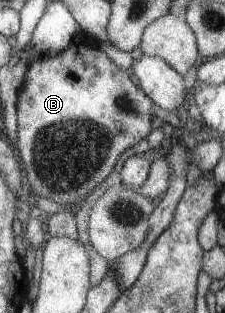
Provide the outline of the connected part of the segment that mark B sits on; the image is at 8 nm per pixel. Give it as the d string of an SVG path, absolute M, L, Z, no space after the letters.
M76 35L70 45L62 53L58 53L58 55L49 55L48 57L36 59L33 65L30 66L30 69L28 69L28 75L26 75L24 87L20 91L17 106L19 117L18 153L26 171L28 182L33 189L32 193L40 197L49 198L62 206L72 203L74 199L78 200L78 197L86 196L86 193L92 192L92 189L112 171L112 167L114 167L112 163L116 163L118 155L124 149L131 148L134 143L142 140L146 136L146 133L150 133L150 105L152 105L152 99L150 97L144 97L145 94L140 89L136 89L136 85L128 79L128 75L124 71L120 71L104 55L104 51L92 47L90 41L86 41L86 37L82 37L82 41L79 41L79 39L80 35Z

